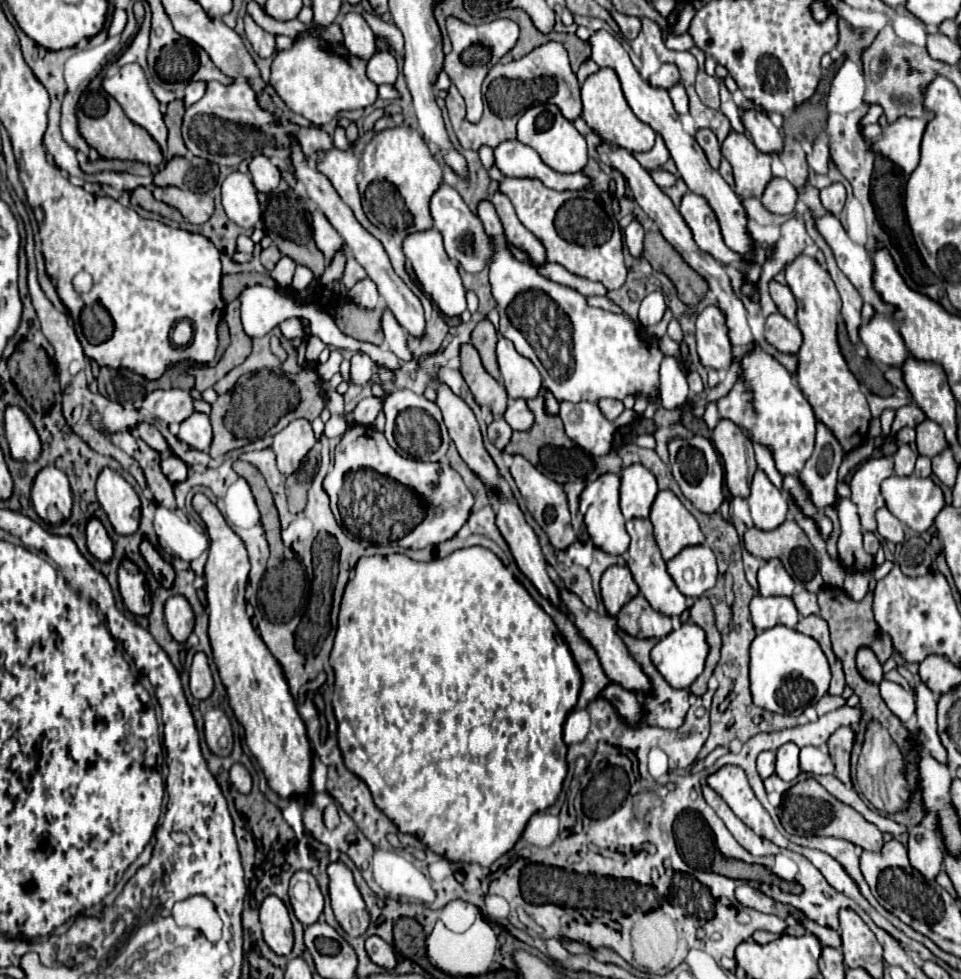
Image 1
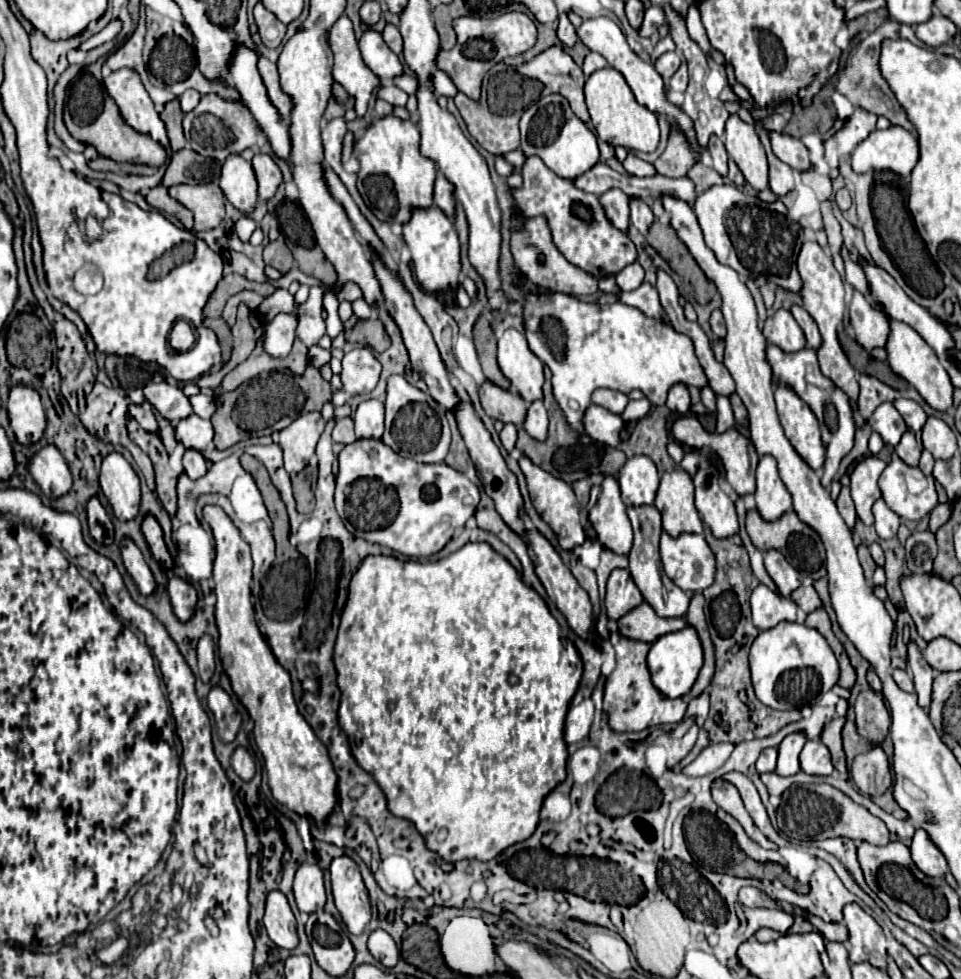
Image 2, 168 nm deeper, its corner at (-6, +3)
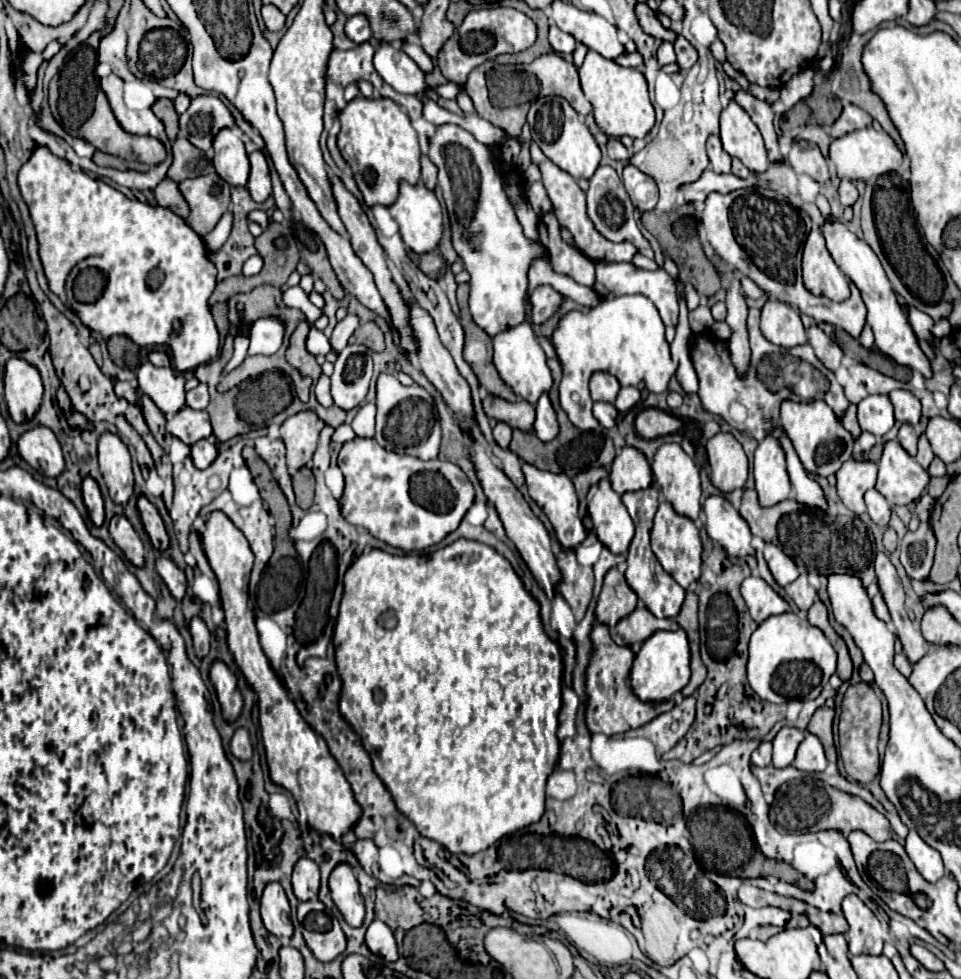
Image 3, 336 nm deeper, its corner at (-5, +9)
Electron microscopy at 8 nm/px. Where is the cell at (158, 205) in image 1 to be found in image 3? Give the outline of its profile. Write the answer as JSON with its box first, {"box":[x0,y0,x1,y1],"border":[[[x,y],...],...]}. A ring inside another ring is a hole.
{"box":[153,178,189,218],"border":[[[165,178],[165,180],[161,180],[157,184],[157,188],[153,190],[153,194],[155,194],[155,200],[157,200],[159,206],[173,210],[181,218],[187,218],[189,216],[189,206],[187,206],[185,198],[181,196],[181,192],[177,188],[177,182]]]}

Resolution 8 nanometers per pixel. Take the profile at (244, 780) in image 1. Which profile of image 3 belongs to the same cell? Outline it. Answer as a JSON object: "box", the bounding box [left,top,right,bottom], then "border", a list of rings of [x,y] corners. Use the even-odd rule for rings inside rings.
{"box":[231,728,253,760],"border":[[[237,728],[233,738],[231,738],[231,754],[237,758],[237,760],[251,760],[253,756],[253,748],[251,748],[251,742],[249,742],[249,732],[245,728]]]}

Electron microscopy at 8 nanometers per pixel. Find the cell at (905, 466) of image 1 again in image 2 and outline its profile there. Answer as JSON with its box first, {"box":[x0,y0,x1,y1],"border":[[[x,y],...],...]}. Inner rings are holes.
{"box":[896,430,922,466],"border":[[[906,430],[904,436],[902,436],[902,440],[900,440],[898,446],[896,446],[896,454],[898,454],[906,464],[918,466],[921,453],[922,446],[918,444],[916,438],[914,438],[912,430]]]}

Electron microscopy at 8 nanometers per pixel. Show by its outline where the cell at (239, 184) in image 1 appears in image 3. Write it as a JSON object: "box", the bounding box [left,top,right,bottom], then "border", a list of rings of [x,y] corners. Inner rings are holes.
{"box":[213,128,249,188],"border":[[[225,128],[215,136],[213,166],[217,174],[227,180],[227,184],[235,188],[245,188],[249,176],[249,158],[245,152],[245,144],[237,134],[239,132],[233,128]]]}

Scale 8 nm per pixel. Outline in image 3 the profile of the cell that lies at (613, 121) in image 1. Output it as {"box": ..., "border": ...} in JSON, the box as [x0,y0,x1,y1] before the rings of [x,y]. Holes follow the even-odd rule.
{"box":[579,50,655,138],"border":[[[589,50],[583,66],[579,68],[579,78],[587,100],[593,104],[595,122],[599,130],[609,138],[645,138],[649,130],[655,126],[655,110],[649,102],[647,82],[641,72],[633,68],[623,68],[613,60],[607,60],[601,54]]]}

